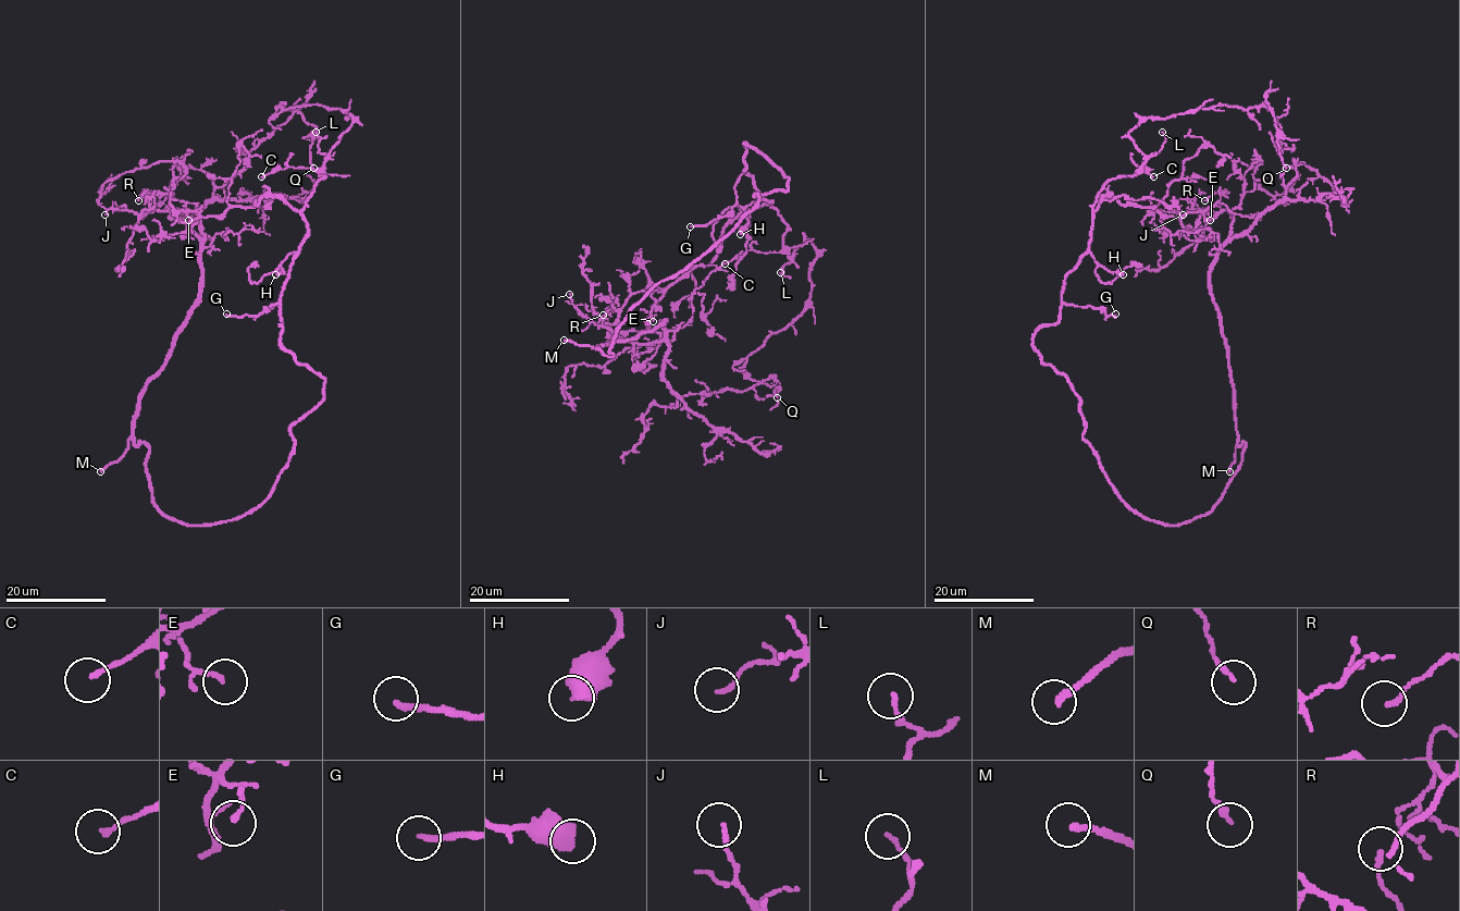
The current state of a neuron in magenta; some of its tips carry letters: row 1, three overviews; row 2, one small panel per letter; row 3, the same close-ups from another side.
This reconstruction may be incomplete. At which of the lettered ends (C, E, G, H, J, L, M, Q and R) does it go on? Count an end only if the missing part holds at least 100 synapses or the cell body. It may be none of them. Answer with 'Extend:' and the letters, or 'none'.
Extend: M

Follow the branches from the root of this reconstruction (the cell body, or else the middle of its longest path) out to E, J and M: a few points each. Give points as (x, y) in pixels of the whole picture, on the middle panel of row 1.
E: (767, 339), (803, 310), (817, 256), (807, 238), (789, 255), (768, 204), (728, 222), (653, 321)
J: (767, 339), (742, 370), (758, 382), (749, 390), (679, 397), (664, 379), (665, 341), (623, 341), (569, 294)
M: (767, 339), (742, 370), (758, 382), (749, 390), (680, 397), (664, 379), (665, 321), (596, 348), (564, 340)

